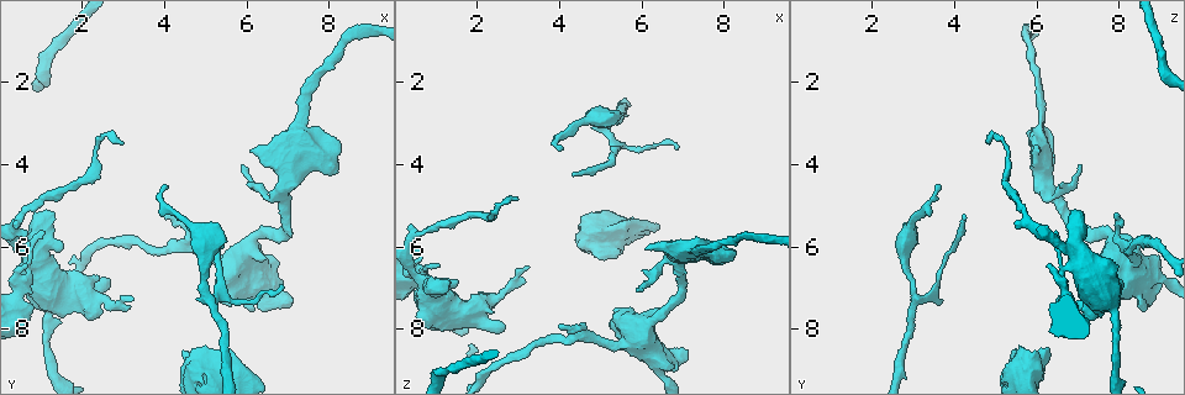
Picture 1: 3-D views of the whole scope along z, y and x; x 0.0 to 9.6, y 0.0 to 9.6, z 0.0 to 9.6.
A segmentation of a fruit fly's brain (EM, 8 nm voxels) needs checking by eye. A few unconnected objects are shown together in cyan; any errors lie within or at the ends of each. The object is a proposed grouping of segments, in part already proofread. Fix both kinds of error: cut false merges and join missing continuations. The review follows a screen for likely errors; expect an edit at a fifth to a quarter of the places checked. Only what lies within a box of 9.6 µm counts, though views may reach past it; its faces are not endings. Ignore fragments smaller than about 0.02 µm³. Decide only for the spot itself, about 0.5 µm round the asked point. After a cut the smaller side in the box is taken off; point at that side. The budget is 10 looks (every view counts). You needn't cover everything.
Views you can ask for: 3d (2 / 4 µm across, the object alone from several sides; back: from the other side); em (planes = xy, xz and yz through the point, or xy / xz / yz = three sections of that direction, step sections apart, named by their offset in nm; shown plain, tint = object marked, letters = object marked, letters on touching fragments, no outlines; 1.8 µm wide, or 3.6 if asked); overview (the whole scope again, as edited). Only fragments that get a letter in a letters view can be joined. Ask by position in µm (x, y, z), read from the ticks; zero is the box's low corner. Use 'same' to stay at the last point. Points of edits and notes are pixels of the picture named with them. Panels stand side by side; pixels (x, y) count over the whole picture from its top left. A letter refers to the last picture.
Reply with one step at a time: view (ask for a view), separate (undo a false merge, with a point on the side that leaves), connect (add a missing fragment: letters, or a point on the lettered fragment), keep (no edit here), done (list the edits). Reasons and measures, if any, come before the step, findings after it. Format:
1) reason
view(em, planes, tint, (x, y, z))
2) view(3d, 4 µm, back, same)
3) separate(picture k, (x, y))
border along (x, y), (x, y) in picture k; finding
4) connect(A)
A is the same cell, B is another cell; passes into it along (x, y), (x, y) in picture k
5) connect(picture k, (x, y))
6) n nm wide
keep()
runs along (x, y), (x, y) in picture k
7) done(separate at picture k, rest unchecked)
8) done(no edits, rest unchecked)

an open end
view(3d, 2 µm, (3.25, 7.25, 6.50))

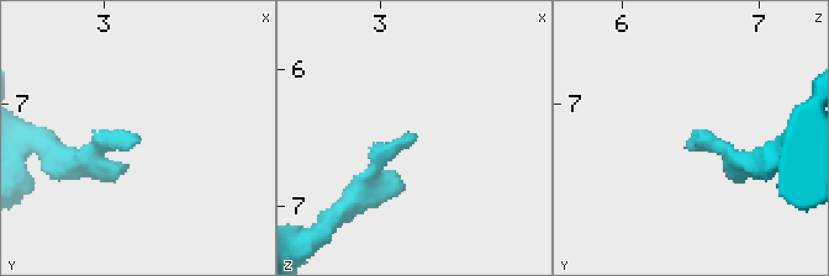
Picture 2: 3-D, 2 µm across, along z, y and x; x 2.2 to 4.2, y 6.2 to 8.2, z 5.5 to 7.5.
view(em, xy, step 16, letters, (3.22, 7.28, 6.48))

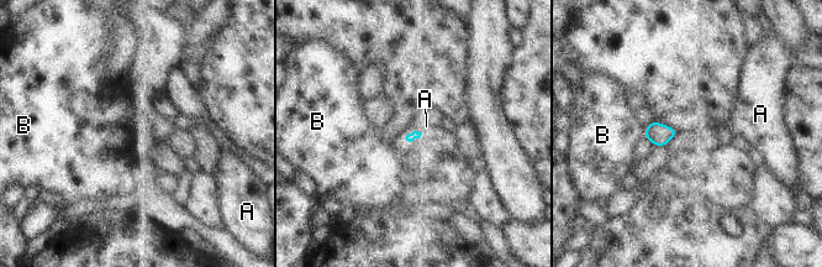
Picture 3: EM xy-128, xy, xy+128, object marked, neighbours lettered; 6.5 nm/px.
cut it another way
view(em, planes, letters, same)

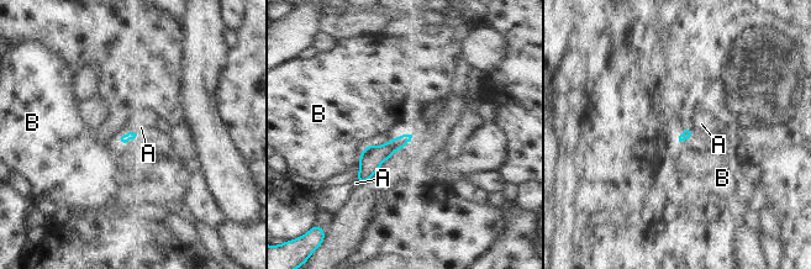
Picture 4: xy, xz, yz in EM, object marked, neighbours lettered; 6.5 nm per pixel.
keep()
A and B are other cells; none of them fits

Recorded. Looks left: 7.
thin end
view(3d, 4 µm, (4.30, 5.20, 4.30))

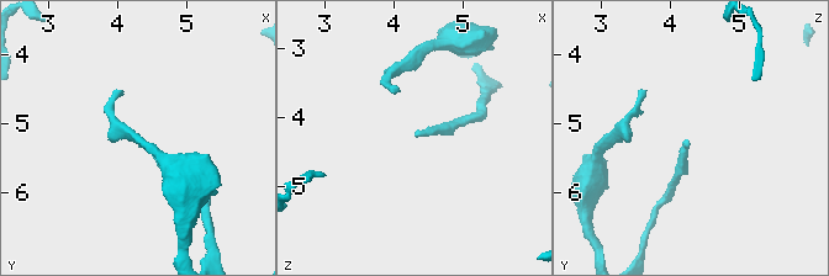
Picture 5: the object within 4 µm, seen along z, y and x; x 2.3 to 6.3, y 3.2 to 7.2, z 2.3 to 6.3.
need the tissue
view(em, xz, step 4, tint, (4.30, 5.25, 4.25))

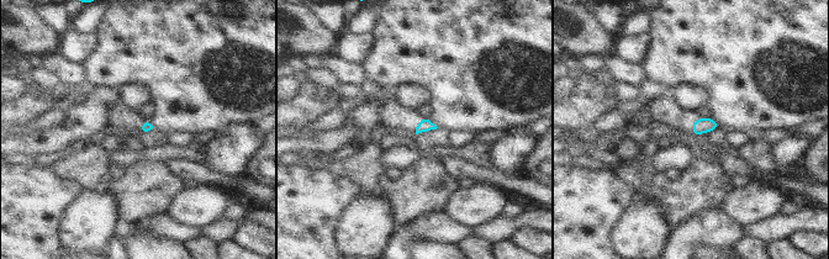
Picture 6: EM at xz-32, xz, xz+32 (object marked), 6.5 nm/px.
another direction
view(em, planes, letters, same)

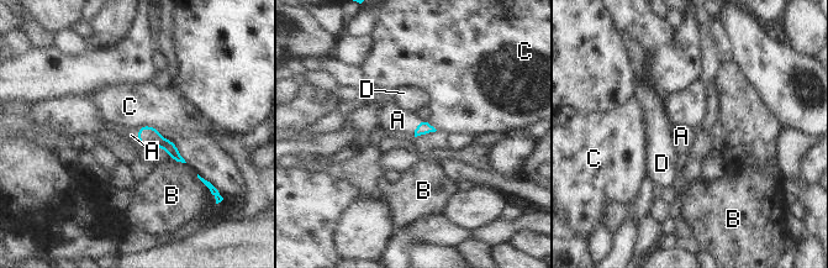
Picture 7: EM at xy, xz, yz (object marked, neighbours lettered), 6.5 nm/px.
90 nm wide
connect(picture 7, (131, 135))
A is the same cell, B, C and D are other cells; the neuron continues

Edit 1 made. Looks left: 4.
thick turns thin
view(em, yz, step 8, tint, (0.75, 6.55, 6.75))

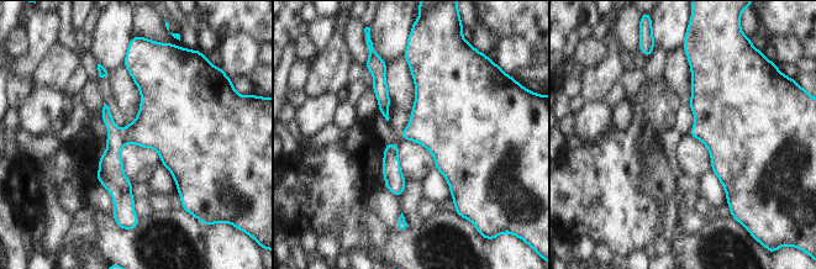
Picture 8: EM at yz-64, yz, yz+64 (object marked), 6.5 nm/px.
cut it another way
view(em, planes, tint, same)

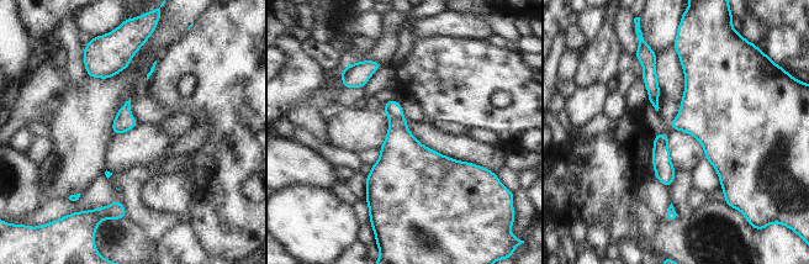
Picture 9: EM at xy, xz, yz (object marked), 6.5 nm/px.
see the neighbours
view(em, planes, letters, same)

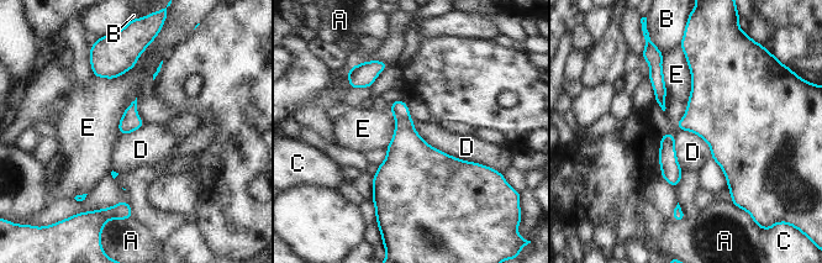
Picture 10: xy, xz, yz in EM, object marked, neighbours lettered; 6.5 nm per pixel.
separate(picture 10, (399, 109))
A, B, C, D and E are other cells; border along (409, 115), (395, 117) in picture 10; a second neuron is stuck on

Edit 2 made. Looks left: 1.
thin end
view(em, planes, letters, (4.05, 5.25, 8.00))

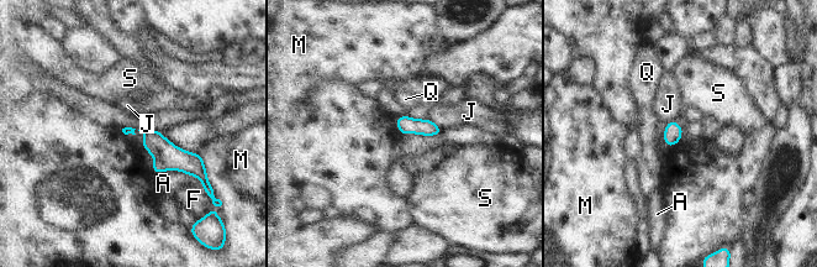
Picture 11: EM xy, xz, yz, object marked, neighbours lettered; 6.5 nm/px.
110 nm wide
keep()
A, F, J, M, Q and S are other cells; border along (428, 118), (443, 129) in picture 11; none of them fits

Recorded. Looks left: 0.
done(connect at picture 7, separate at picture 10, rest unchecked)

